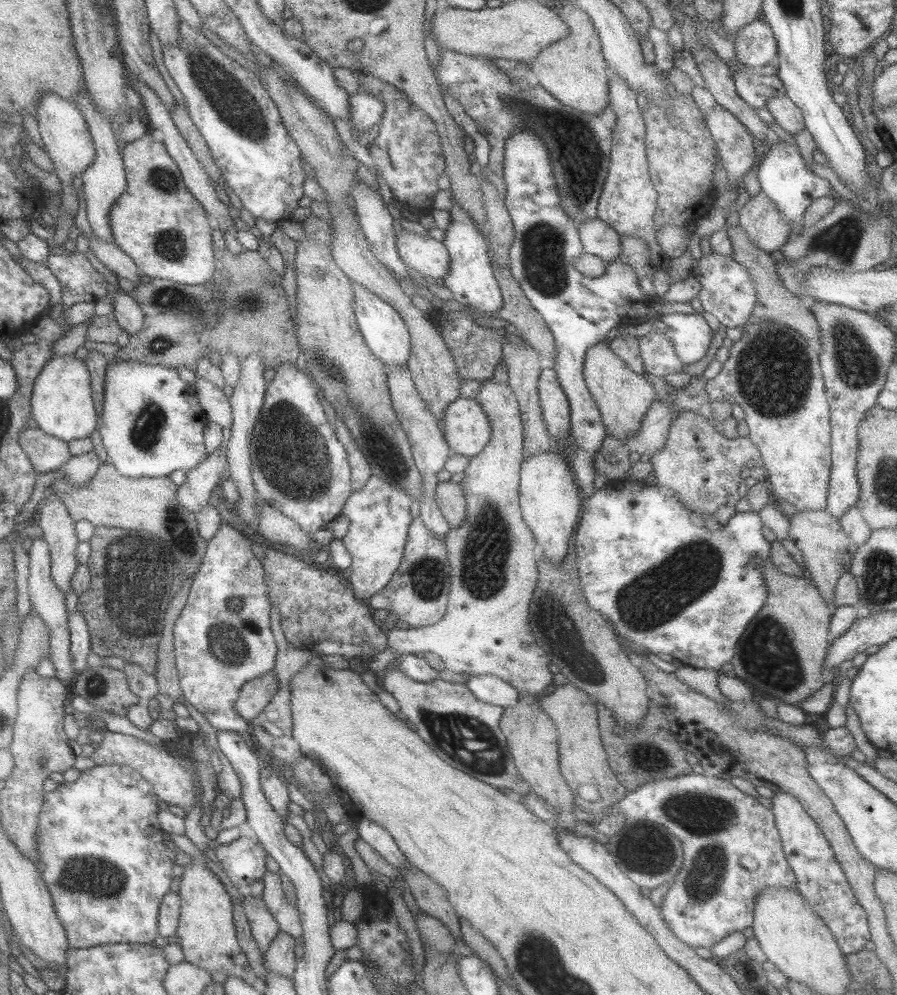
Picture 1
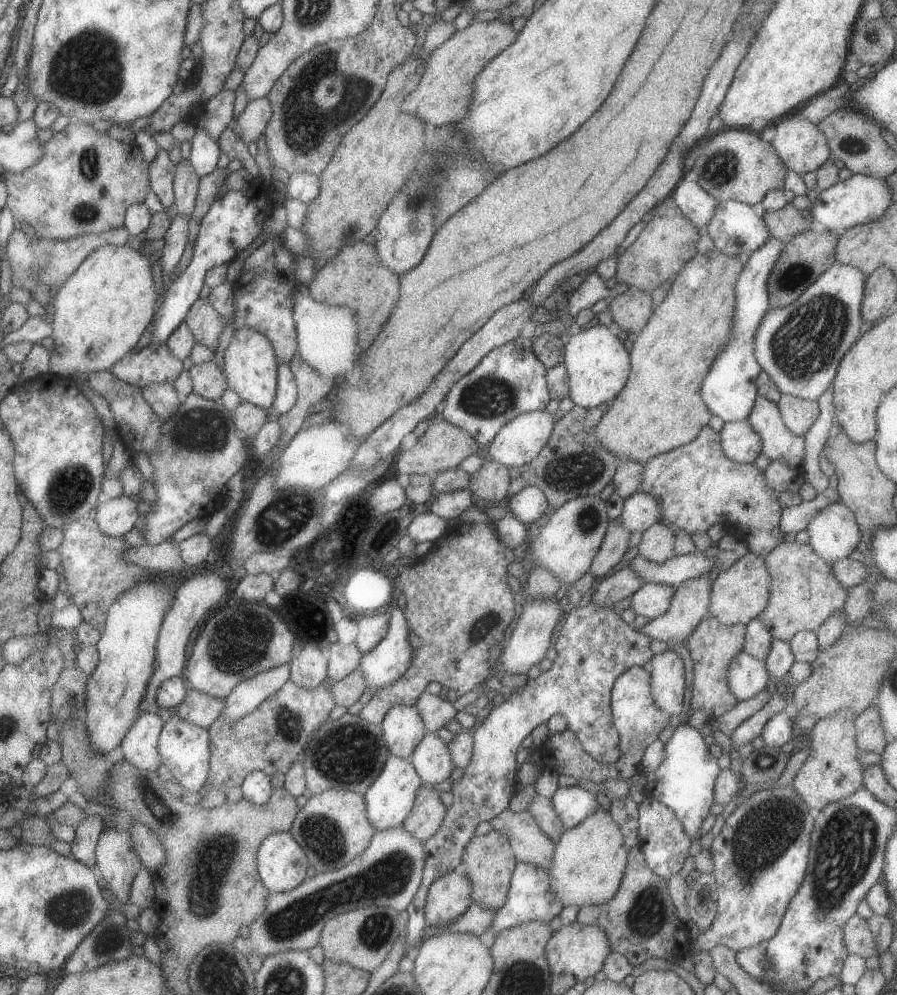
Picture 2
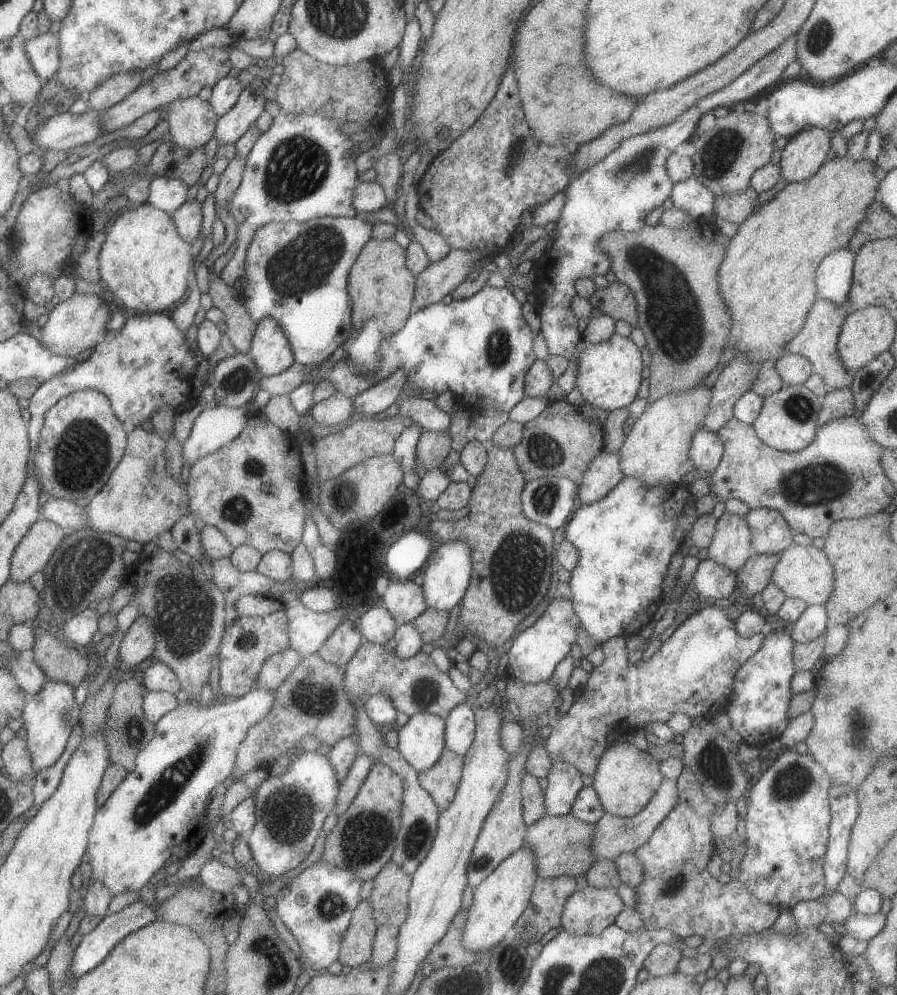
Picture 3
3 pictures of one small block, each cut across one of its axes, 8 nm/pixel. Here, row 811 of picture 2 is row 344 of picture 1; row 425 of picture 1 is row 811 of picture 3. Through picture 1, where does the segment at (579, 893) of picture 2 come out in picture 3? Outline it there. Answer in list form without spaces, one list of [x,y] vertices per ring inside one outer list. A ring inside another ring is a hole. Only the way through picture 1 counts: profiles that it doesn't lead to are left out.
[[[632,744],[610,745],[600,757],[596,774],[593,776],[592,788],[596,790],[604,812],[612,816],[636,816],[650,799],[658,792],[662,784],[661,763],[652,754],[642,752]]]

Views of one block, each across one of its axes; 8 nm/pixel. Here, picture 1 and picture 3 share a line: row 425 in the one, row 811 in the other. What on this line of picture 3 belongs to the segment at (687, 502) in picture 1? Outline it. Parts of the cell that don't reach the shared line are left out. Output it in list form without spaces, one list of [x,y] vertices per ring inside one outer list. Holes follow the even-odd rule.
[[[683,766],[678,777],[680,798],[670,814],[658,825],[650,840],[634,854],[644,866],[644,882],[636,892],[636,912],[648,930],[670,930],[682,940],[688,936],[720,941],[733,935],[751,935],[770,929],[780,916],[778,906],[760,902],[737,880],[722,883],[706,868],[714,850],[710,816],[716,806],[701,792],[700,780]]]

